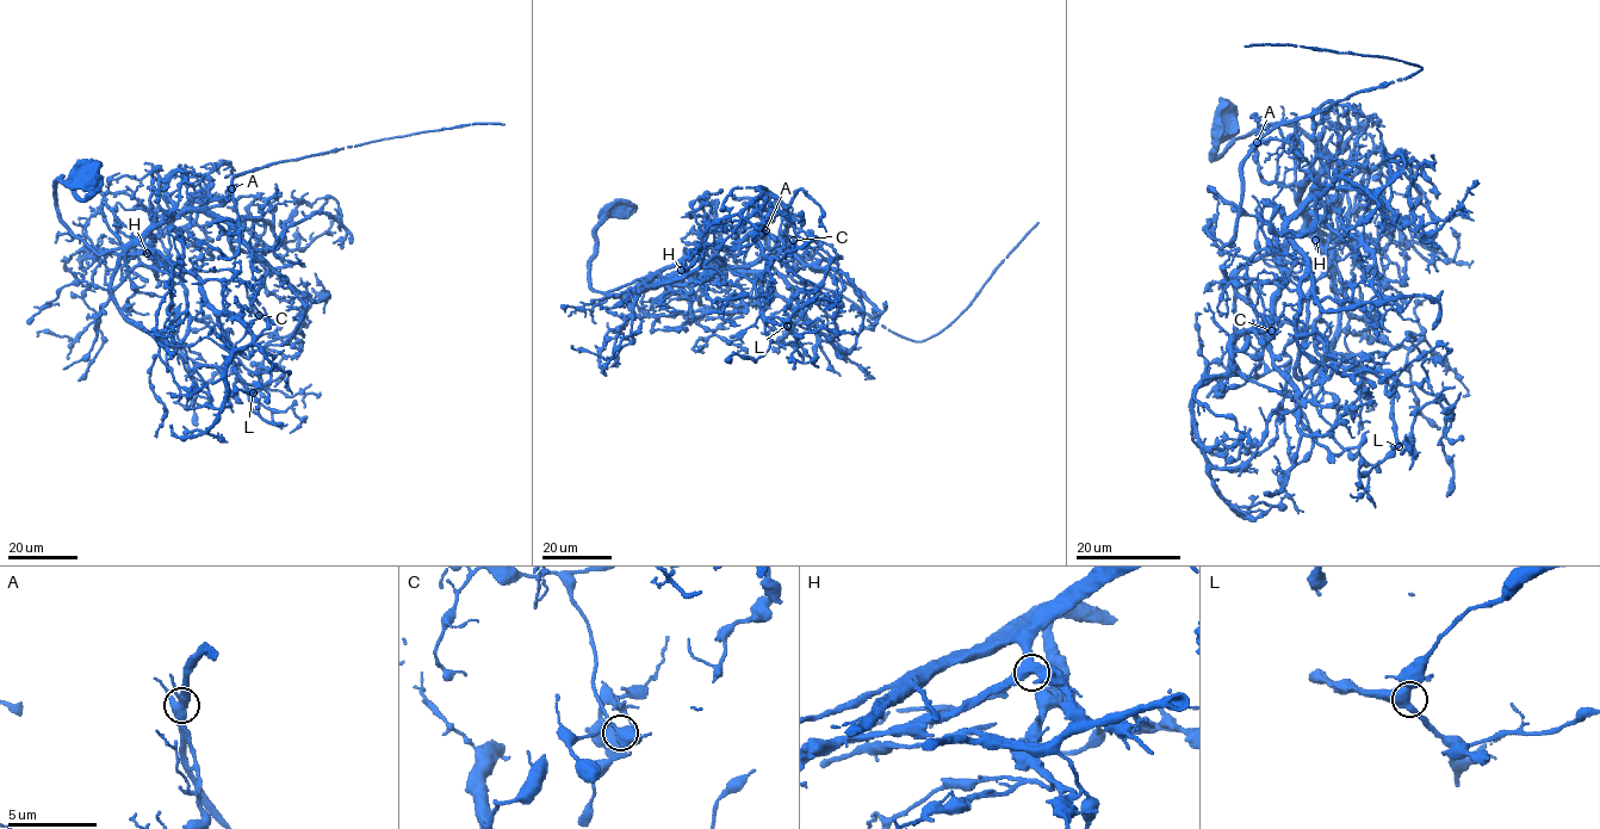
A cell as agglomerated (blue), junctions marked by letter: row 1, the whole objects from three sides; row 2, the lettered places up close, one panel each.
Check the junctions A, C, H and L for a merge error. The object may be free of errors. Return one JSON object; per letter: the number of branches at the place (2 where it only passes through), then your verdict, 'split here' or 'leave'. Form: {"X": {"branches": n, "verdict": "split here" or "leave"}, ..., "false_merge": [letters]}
{"A": {"branches": 4, "verdict": "split here"}, "C": {"branches": 4, "verdict": "leave"}, "H": {"branches": 4, "verdict": "leave"}, "L": {"branches": 4, "verdict": "leave"}, "false_merge": ["A"]}

